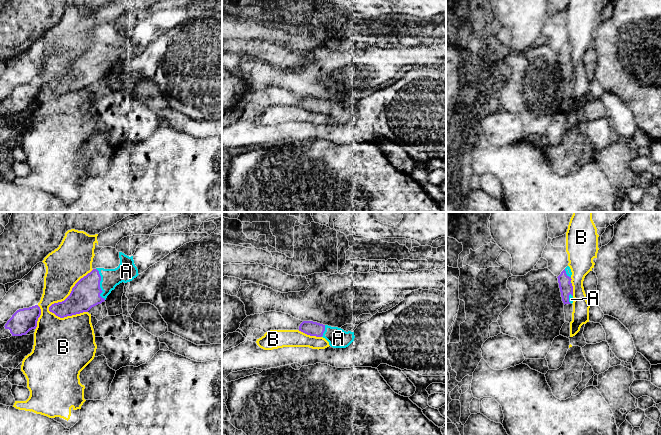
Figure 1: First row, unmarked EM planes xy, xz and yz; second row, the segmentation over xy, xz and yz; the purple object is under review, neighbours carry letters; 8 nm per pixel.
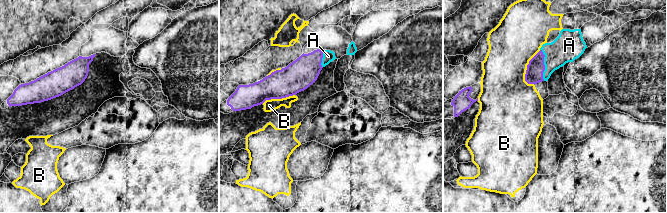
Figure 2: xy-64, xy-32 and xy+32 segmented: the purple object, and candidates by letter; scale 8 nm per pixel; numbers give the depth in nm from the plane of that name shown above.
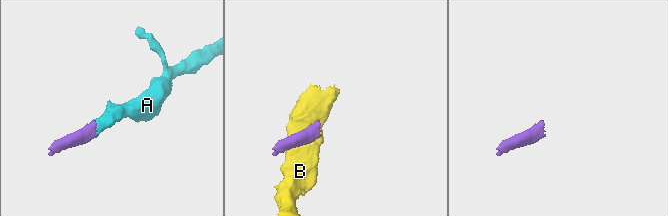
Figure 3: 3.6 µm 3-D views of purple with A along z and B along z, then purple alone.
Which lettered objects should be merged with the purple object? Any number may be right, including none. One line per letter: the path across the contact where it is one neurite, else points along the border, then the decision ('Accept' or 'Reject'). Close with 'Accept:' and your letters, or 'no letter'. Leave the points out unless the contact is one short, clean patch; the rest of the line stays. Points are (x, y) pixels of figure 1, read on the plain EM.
A: Path across: xy (85, 70), (99, 60), (126, 47). Accept
B: Reject
Accept: A

